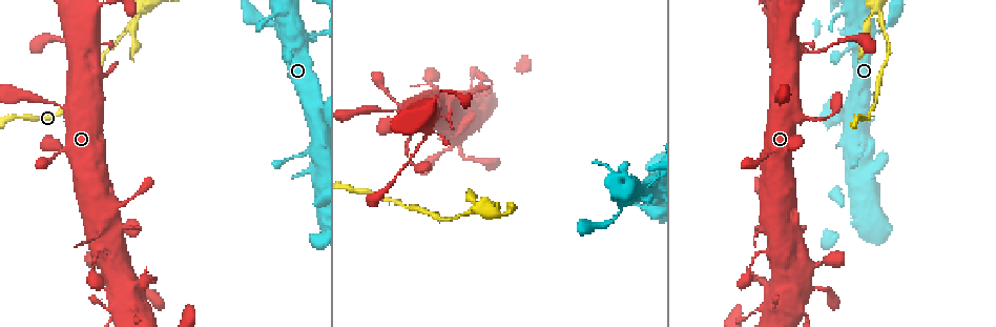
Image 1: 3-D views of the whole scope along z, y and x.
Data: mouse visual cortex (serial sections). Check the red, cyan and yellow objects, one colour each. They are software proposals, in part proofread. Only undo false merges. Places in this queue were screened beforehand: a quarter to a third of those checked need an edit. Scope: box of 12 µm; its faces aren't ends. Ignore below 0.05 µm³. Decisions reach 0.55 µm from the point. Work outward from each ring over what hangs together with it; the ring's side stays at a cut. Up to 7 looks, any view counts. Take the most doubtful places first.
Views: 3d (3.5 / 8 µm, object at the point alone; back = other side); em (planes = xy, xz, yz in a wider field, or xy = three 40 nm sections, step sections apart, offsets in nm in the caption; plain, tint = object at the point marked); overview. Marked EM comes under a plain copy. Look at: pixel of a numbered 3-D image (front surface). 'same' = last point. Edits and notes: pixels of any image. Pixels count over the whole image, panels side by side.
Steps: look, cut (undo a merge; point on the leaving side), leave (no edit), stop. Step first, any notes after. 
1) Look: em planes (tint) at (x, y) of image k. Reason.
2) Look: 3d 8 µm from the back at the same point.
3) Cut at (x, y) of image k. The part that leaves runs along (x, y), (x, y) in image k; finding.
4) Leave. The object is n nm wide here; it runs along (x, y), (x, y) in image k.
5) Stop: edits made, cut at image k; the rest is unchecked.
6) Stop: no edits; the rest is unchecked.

Look: 3d 3.5 µm from the back at (426, 132) of image 1. Calibre changes.

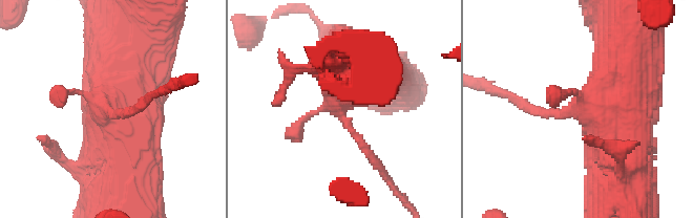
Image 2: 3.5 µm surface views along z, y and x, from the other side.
Look: em xy step 5 (tint) at (584, 110) of image 2. Now the EM.

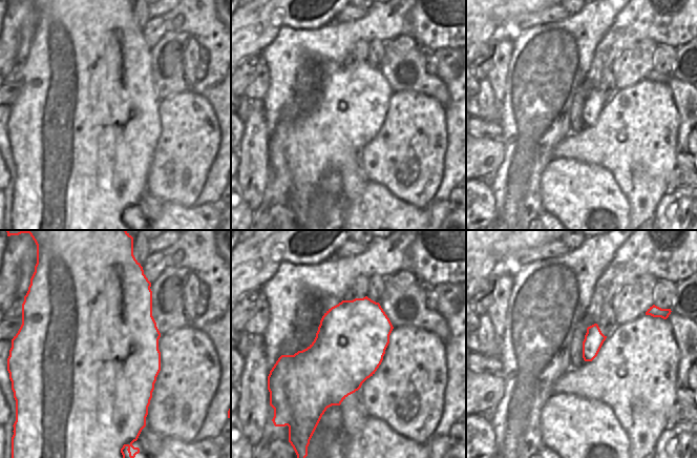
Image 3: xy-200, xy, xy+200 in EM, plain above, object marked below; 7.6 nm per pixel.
Leave. The object is 550 nm wide here; it runs along (611, 151), (604, 109), (525, 106) in image 2; all the same cell.

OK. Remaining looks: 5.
Look: 3d 3.5 µm at (862, 18) of image 1. Looks like a crossing.

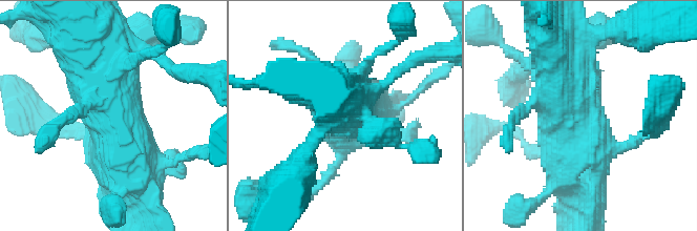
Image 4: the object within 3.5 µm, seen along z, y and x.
Look: em xy step 1 (tint) at (589, 119) of image 4. Need the tissue.

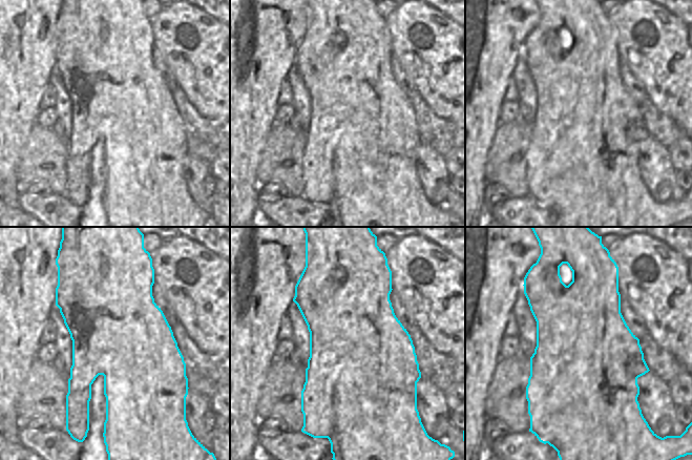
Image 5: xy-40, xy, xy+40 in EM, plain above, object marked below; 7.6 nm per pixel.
Look: em xy step 3 (tint) at the same point.

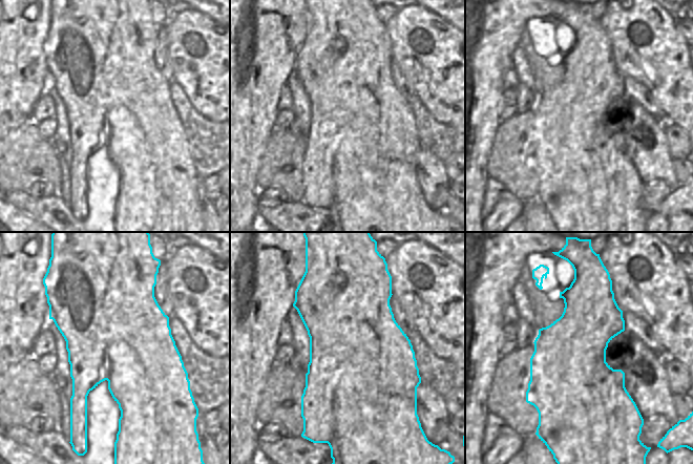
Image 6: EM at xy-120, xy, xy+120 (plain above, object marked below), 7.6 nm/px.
Leave. All the same cell.

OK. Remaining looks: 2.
Look: 3d 3.5 µm at (475, 200) of image 1. Three-way junction.

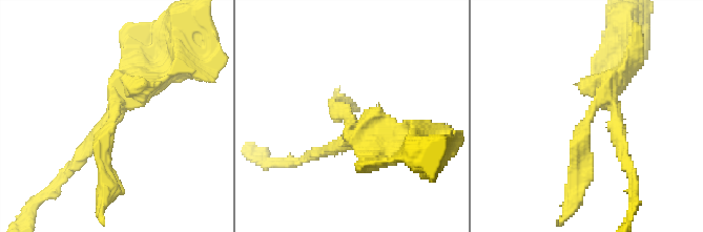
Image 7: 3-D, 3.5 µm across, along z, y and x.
Look: em xy step 5 (tint) at (111, 118) of image 7. 3 arms meet here; the arms are 150, 250, 350 nm wide; shape alone is not enough.

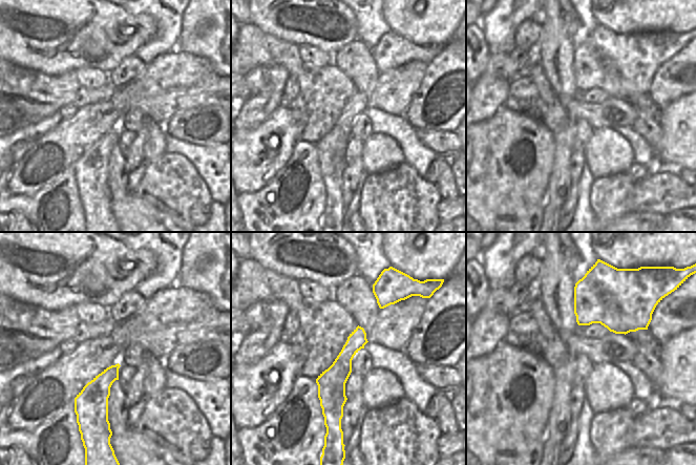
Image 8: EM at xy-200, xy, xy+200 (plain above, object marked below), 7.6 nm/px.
Cut at (105, 145) of image 7. The part that leaves runs along (112, 113), (100, 210) in image 7; a second cell is stuck on.

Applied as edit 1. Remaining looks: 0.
Stop: edits made, cut at image 7; the rest is unchecked.

